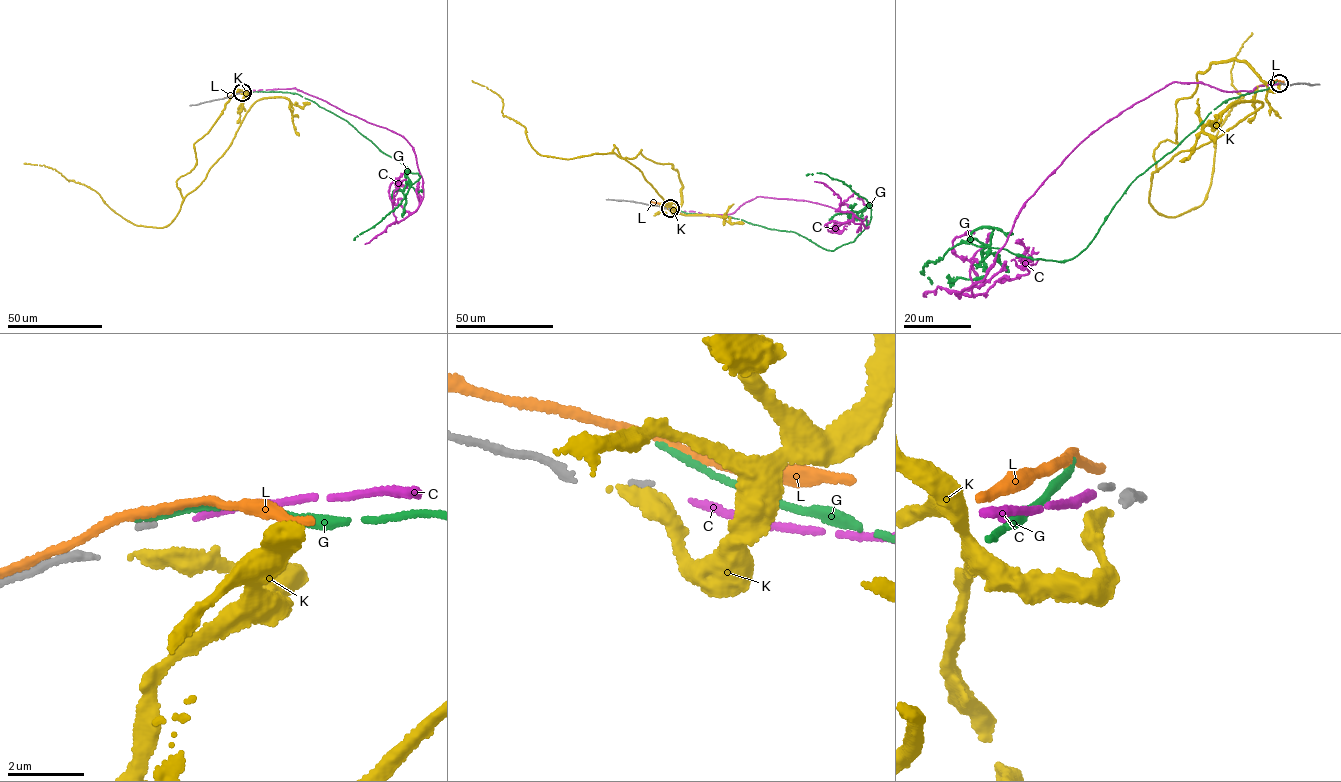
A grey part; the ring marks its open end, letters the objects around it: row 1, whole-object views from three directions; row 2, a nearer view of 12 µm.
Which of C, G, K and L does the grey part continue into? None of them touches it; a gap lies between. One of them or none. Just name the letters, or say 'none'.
C

